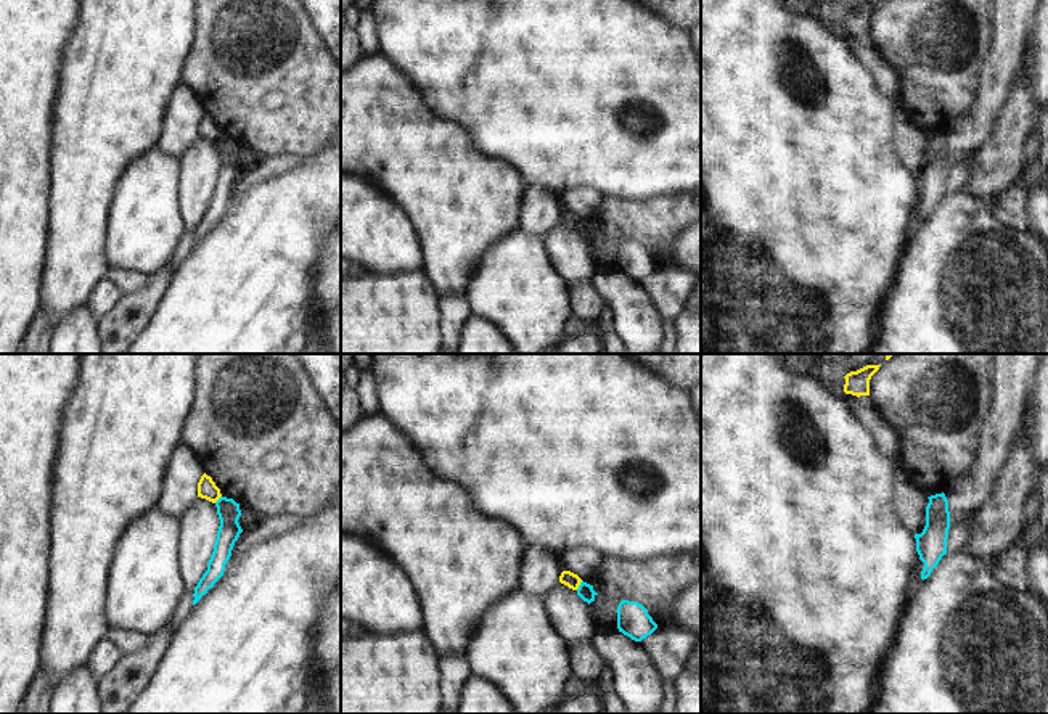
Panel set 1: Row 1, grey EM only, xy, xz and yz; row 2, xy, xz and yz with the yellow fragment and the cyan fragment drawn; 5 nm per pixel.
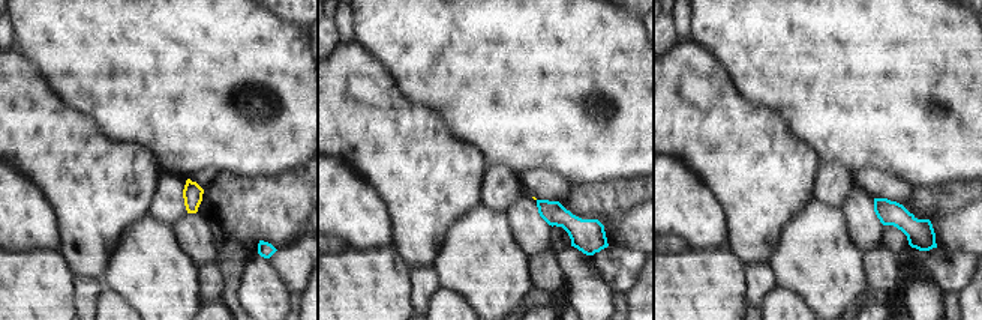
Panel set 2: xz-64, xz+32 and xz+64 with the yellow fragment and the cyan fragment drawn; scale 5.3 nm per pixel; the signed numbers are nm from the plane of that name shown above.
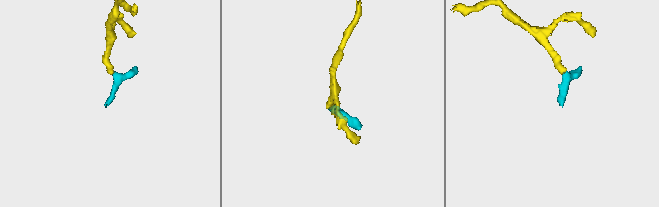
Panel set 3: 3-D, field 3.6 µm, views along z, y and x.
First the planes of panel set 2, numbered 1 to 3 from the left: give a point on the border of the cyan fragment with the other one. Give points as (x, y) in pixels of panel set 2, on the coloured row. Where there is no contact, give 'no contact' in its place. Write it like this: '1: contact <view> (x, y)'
1: no contact
2: no contact
3: no contact

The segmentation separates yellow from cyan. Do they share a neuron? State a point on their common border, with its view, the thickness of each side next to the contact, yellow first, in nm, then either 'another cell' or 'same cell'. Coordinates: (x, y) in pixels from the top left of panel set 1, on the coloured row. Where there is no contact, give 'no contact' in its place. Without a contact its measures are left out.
xz (579, 584) | 80/80 nm | another cell

